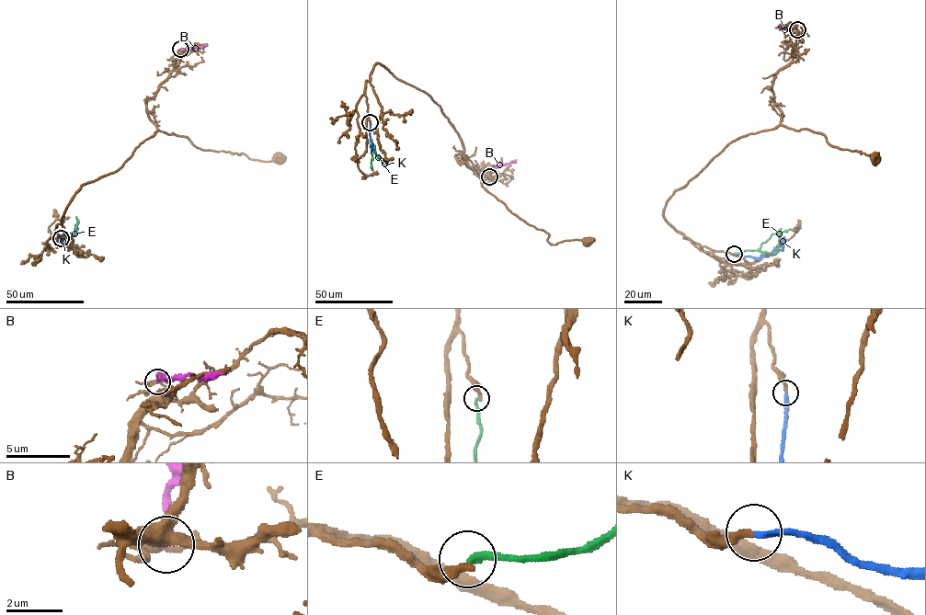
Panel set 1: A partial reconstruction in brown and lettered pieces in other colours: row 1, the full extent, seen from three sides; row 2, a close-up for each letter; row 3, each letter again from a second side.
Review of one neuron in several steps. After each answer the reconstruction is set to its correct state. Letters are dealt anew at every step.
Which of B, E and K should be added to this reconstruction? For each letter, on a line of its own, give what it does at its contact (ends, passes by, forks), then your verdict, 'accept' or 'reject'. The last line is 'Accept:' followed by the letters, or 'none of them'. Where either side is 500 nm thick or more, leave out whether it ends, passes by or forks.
B: it ends | reject
E: it ends | reject
K: it ends | accept
Accept: K

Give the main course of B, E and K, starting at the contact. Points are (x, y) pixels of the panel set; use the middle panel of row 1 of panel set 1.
B: (489, 176), (496, 167), (516, 159)
E: (370, 122), (371, 143), (376, 154), (385, 162)
K: (370, 122), (371, 148), (385, 165)

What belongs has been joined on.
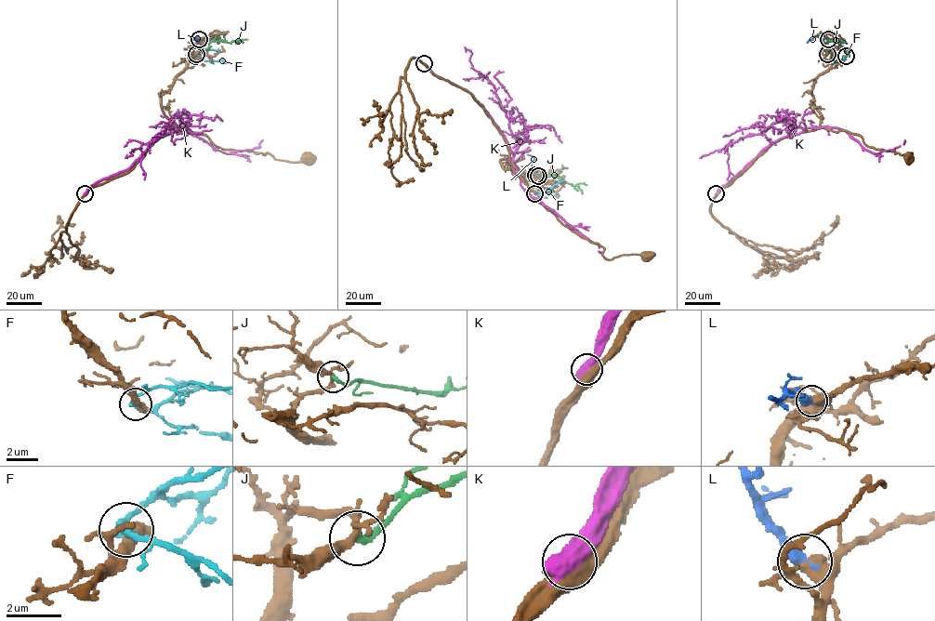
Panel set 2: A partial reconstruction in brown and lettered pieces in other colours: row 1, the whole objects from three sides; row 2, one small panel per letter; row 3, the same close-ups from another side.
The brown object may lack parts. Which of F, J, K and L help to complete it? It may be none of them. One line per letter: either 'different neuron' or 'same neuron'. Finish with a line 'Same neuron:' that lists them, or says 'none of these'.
F: different neuron
J: different neuron
K: different neuron
L: same neuron
Same neuron: L

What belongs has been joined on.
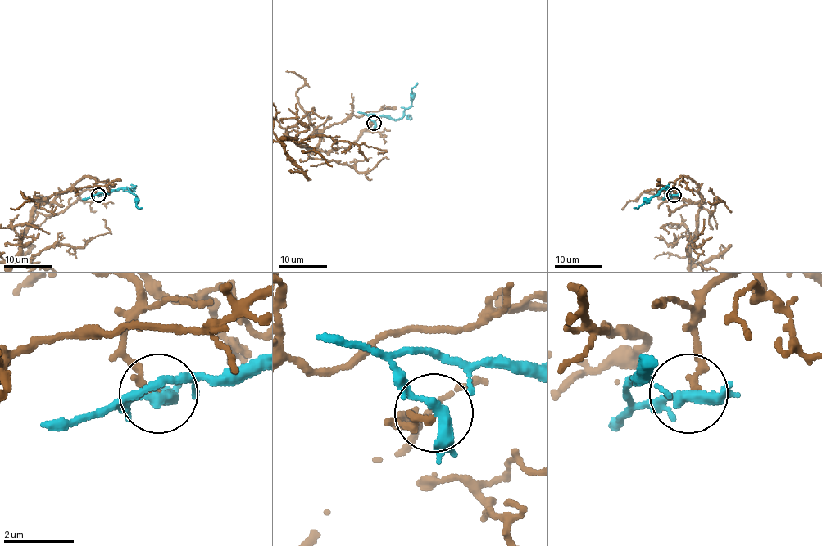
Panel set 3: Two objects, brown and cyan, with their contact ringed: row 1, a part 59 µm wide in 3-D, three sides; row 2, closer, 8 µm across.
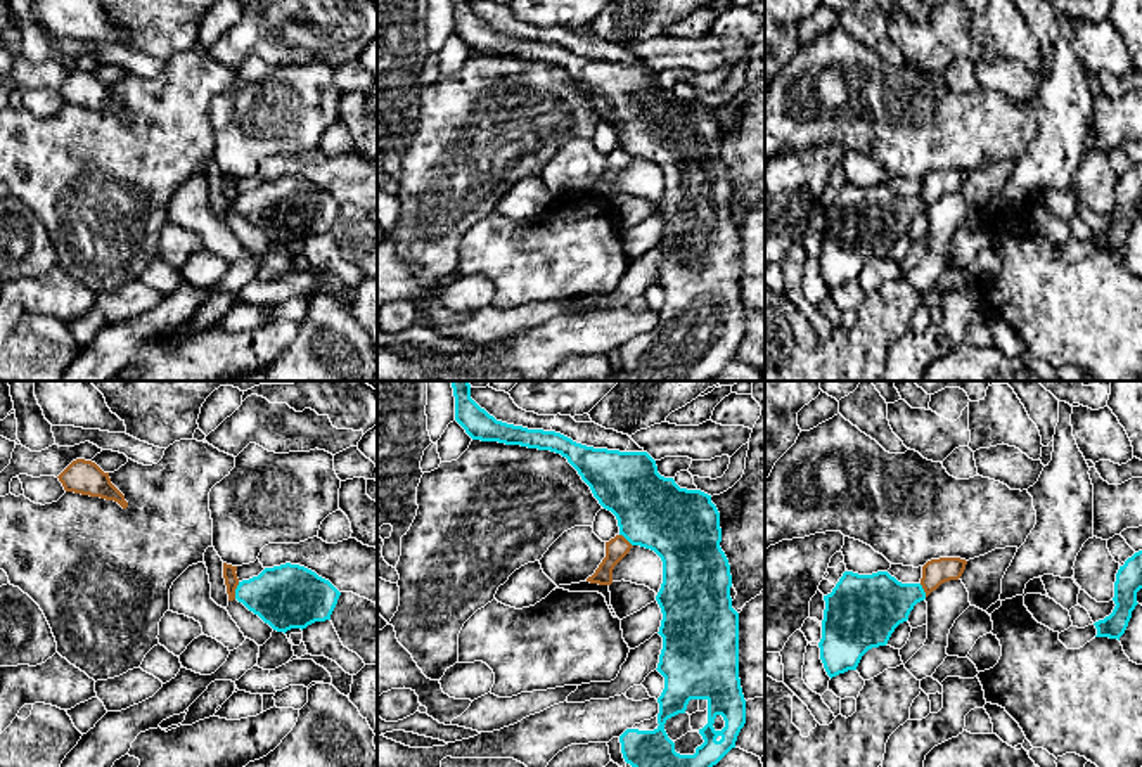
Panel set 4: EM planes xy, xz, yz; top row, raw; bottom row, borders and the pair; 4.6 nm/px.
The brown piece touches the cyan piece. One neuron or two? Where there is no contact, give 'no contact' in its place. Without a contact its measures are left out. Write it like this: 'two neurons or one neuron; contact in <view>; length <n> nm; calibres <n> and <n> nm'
two neurons; contact in xy; length 80 nm; calibres 60 and 300 nm

